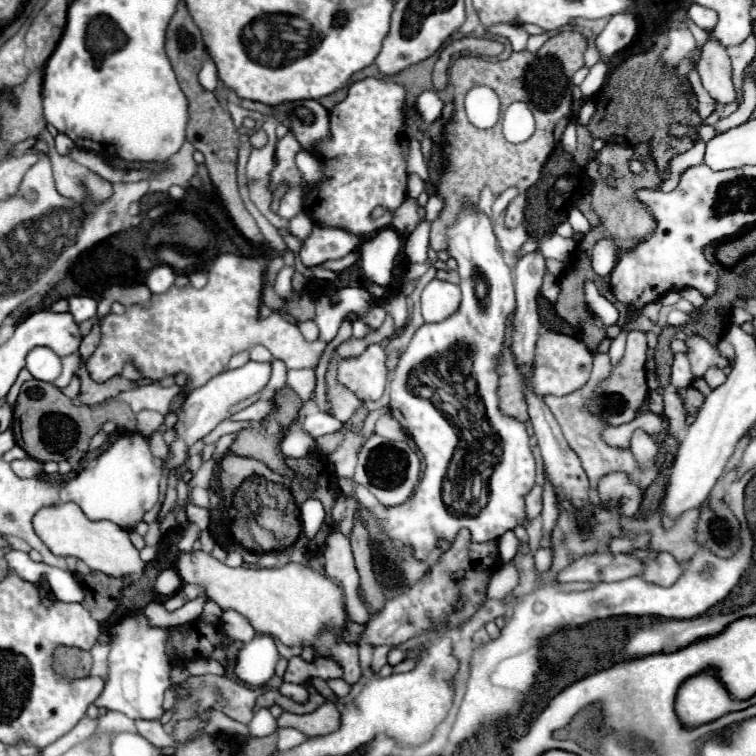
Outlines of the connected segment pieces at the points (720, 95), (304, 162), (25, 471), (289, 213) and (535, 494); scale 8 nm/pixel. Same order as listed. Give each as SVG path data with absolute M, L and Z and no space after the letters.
M708 38L706 44L702 46L698 72L704 88L710 92L710 96L716 102L730 104L736 100L728 52L720 42L714 42L714 38Z
M298 152L296 154L296 166L302 172L302 182L304 184L312 184L312 182L320 182L322 180L322 166L318 162L318 158L314 158L308 152Z
M24 458L24 460L14 460L12 462L12 470L20 476L20 478L36 478L40 476L44 470L42 470L42 464L34 458Z
M292 188L284 194L284 198L280 200L280 208L278 214L284 220L292 220L300 210L302 210L302 200L304 200L304 190L302 188Z
M534 486L528 496L526 496L526 518L536 518L542 510L542 488L540 486Z

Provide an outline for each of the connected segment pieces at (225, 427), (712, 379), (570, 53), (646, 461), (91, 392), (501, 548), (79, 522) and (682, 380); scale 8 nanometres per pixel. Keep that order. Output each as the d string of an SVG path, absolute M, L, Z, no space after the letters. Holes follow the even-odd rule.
M224 420L224 422L220 422L206 438L204 438L204 444L214 444L214 442L218 442L218 438L220 436L224 436L224 434L228 434L228 432L240 432L242 428L246 428L246 426L252 426L252 422L234 422L234 420Z
M712 366L710 370L706 370L704 380L708 382L708 386L710 386L710 388L718 388L718 386L720 386L720 384L726 380L724 368L720 368L720 366Z
M568 28L546 40L538 52L512 52L506 60L462 56L452 64L450 84L454 86L454 116L444 128L444 154L448 158L448 166L438 184L438 192L444 196L446 206L438 220L432 222L430 232L430 246L436 252L446 250L446 230L458 220L458 214L466 204L476 206L484 186L488 186L496 196L508 188L518 188L518 196L506 208L504 226L514 228L524 222L526 190L538 182L544 162L560 142L564 128L572 118L572 76L584 66L586 46L588 42L582 32ZM474 84L490 86L502 102L502 112L512 102L526 102L536 118L536 132L526 142L514 146L504 140L502 126L494 126L490 130L472 126L464 112L464 94Z
M636 430L634 436L632 436L630 450L632 450L638 466L642 470L646 470L646 468L650 468L654 464L654 458L658 454L658 442L652 440L648 434L644 434L642 430Z
M82 365L82 368L80 368L80 382L82 382L82 390L80 390L78 402L86 404L86 406L94 406L94 404L100 404L100 402L106 402L106 400L118 396L124 390L142 386L144 378L140 378L140 380L128 380L122 374L118 374L118 376L110 378L110 380L106 380L106 382L98 384L98 382L94 382L90 378L85 365Z
M506 532L504 536L498 538L498 558L500 558L500 564L504 564L504 560L506 562L512 560L512 556L516 552L516 544L518 544L518 540L516 540L514 532Z
M74 502L44 506L42 510L38 510L38 514L34 514L32 526L34 526L34 532L38 534L38 538L48 546L48 550L54 556L62 556L62 558L74 556L74 558L86 562L92 570L104 572L114 578L122 578L128 574L140 576L144 570L144 562L140 560L138 550L130 544L128 532L124 528L120 528L108 520L102 520L102 522L88 520L84 516L84 512L80 510L80 506Z
M674 354L674 364L672 364L672 386L682 388L690 386L694 380L694 374L690 374L690 362L684 354Z

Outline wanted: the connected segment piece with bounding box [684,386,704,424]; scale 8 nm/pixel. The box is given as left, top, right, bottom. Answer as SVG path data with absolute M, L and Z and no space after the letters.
M690 386L688 396L686 396L686 400L684 400L684 408L686 408L686 422L688 422L688 424L694 420L694 412L698 412L698 408L700 408L702 400L704 400L704 396L702 396L698 390L694 390L694 388Z

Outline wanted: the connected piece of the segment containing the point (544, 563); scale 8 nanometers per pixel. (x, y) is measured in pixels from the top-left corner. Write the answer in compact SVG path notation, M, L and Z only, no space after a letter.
M540 548L540 550L536 552L534 560L536 560L536 570L538 570L540 574L548 572L548 568L550 568L550 564L552 564L552 550L548 550L548 548Z

